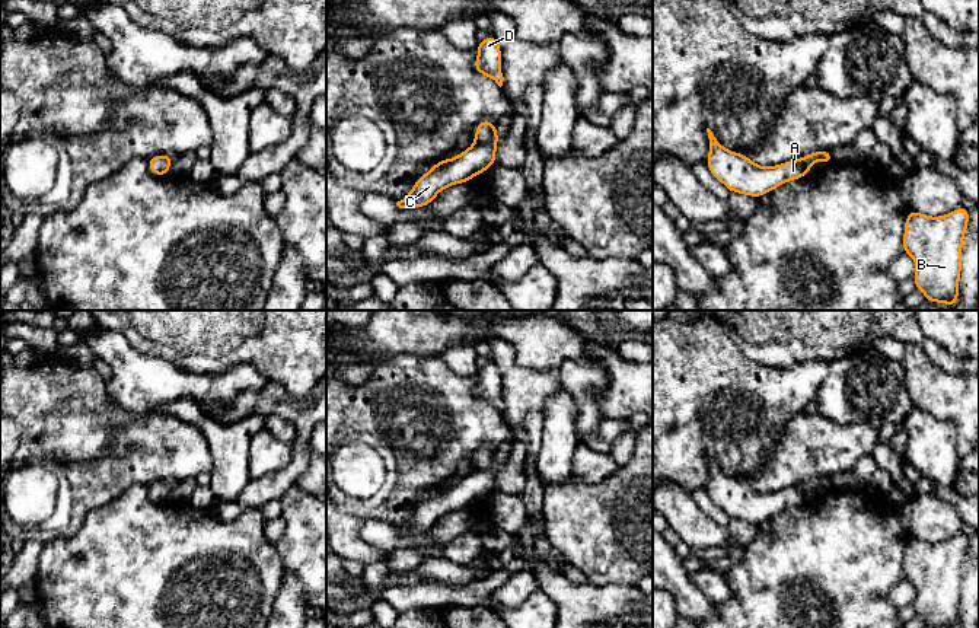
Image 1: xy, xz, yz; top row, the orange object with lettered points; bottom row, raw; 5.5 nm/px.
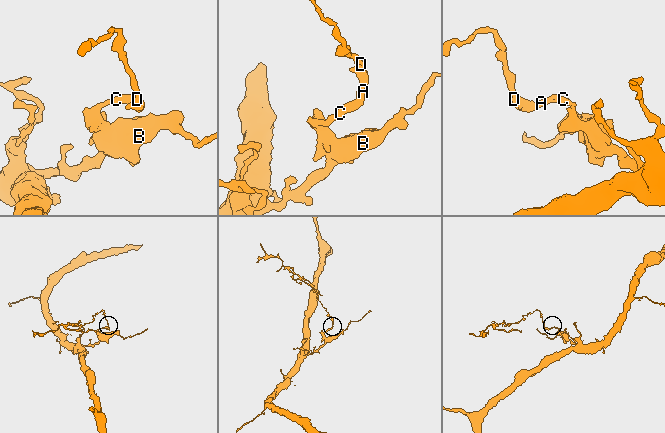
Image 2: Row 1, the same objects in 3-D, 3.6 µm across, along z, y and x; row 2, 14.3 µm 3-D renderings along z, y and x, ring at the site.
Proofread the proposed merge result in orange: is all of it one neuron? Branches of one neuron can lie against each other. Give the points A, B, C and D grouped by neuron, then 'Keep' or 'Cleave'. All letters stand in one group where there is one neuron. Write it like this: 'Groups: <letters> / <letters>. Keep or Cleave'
Groups: A D / B C. Cleave

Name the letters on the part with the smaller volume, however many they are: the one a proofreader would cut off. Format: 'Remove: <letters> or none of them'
Remove: A, D

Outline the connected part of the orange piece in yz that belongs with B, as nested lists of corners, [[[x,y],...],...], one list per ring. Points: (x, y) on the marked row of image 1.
[[[964,207],[940,217],[909,210],[903,252],[916,264],[913,283],[928,302],[954,307],[959,299],[962,248],[970,211]]]

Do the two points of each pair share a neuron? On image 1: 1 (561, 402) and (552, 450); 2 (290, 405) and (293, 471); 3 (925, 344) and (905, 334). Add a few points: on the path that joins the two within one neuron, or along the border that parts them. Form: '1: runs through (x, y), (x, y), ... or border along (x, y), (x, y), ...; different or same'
1: runs through (560, 414), (560, 439); same
2: runs through (302, 421), (300, 455); same
3: runs through (921, 340), (909, 334); same

